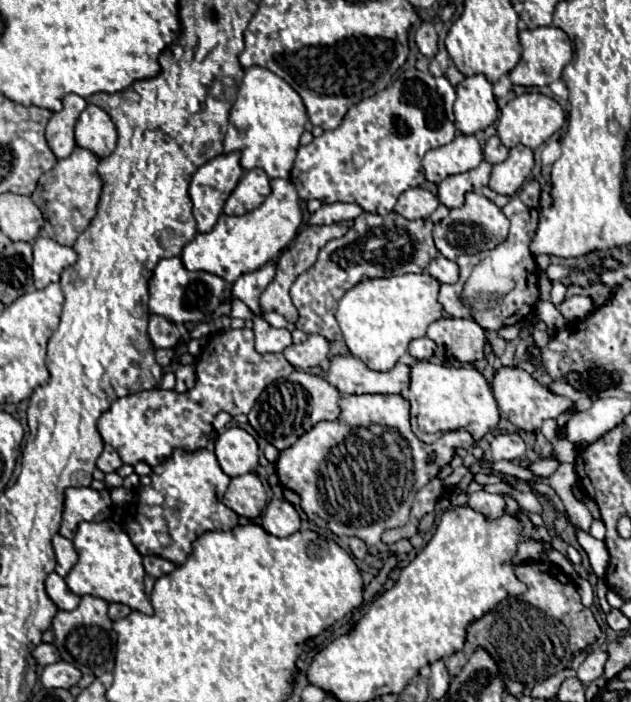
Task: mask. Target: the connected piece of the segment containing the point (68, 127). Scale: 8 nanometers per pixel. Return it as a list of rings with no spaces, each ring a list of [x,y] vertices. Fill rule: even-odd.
[[[68,94],[62,100],[62,104],[64,104],[64,108],[60,112],[56,112],[46,126],[46,142],[56,158],[70,156],[72,150],[76,148],[74,124],[78,120],[78,116],[82,114],[82,110],[86,108],[86,100],[76,94]]]

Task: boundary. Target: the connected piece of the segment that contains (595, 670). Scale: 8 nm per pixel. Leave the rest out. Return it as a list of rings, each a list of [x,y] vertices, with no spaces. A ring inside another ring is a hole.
[[[594,650],[586,656],[586,660],[580,664],[578,672],[576,672],[576,678],[582,682],[582,684],[592,684],[592,680],[598,680],[602,674],[604,674],[604,664],[608,660],[608,654],[602,652],[602,650]]]

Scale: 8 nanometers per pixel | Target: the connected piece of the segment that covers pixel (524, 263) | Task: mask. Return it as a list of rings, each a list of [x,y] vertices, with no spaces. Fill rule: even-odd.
[[[528,180],[518,194],[514,194],[510,198],[510,202],[502,208],[504,214],[508,214],[508,220],[510,220],[510,234],[508,234],[508,240],[504,244],[500,244],[496,250],[488,250],[488,252],[480,252],[478,256],[462,256],[458,258],[458,266],[460,266],[460,280],[458,284],[454,286],[442,286],[440,288],[440,304],[444,306],[444,310],[452,316],[452,318],[472,318],[476,320],[482,328],[488,328],[488,330],[500,330],[502,326],[510,326],[510,324],[516,324],[520,320],[524,320],[536,300],[538,300],[538,278],[536,278],[536,264],[534,264],[534,258],[530,254],[530,240],[534,236],[534,230],[538,226],[538,212],[540,212],[540,184],[536,180]],[[484,258],[490,258],[492,260],[492,266],[496,268],[496,272],[504,272],[506,276],[512,276],[512,280],[516,280],[516,288],[512,292],[508,292],[508,296],[504,296],[504,300],[496,306],[496,308],[488,308],[488,312],[472,312],[472,308],[462,308],[462,300],[460,300],[460,292],[464,288],[464,280],[468,280],[468,272],[472,272],[472,268],[484,260]]]

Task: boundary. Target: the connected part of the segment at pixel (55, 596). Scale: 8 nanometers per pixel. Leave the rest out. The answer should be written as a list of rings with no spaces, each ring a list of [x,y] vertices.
[[[52,572],[46,578],[46,592],[52,598],[52,602],[60,608],[60,610],[74,610],[80,604],[80,596],[76,596],[74,592],[68,590],[64,578],[60,578],[56,572]]]

